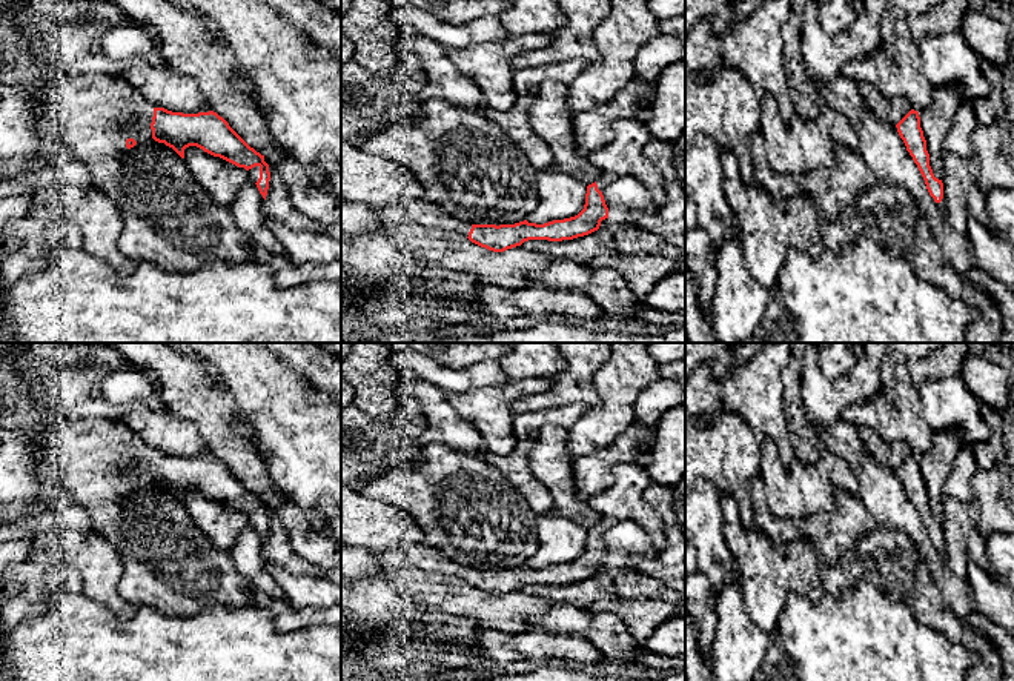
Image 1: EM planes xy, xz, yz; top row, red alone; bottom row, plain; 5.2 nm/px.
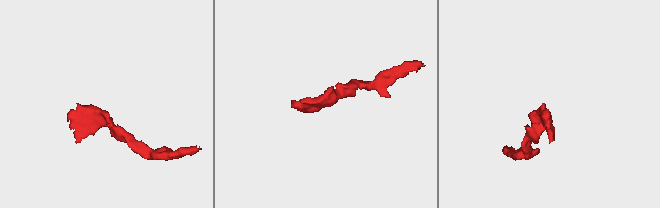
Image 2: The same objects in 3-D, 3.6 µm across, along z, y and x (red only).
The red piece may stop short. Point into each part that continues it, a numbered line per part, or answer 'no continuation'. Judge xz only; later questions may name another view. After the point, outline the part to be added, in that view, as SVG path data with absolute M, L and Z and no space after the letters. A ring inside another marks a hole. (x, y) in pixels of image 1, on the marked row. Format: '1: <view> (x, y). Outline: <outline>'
1: xz (606, 179). Outline: M601 172L599 178L596 180L598 189L602 192L610 183L613 183L619 175L611 172Z
2: xz (423, 211). Outline: M407 198L398 204L376 208L378 218L386 224L413 221L435 231L455 232L469 237L470 221L452 217L429 198Z

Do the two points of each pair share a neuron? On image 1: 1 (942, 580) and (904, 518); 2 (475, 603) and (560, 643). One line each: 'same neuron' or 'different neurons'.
1: same neuron
2: different neurons

